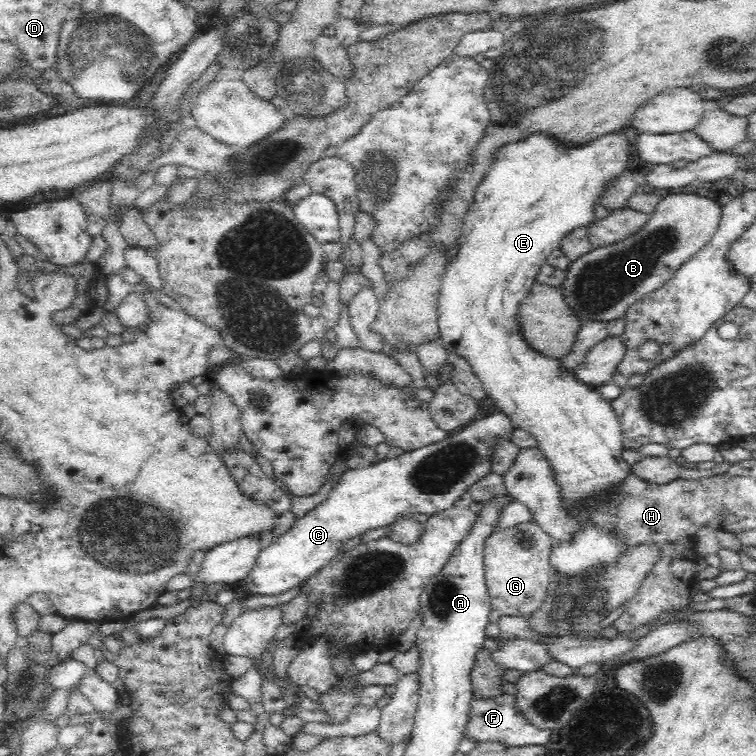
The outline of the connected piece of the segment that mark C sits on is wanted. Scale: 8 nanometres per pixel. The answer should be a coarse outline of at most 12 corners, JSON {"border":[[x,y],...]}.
{"border":[[508,416],[342,473],[262,546],[246,595],[302,584],[396,514],[450,508],[491,472]]}

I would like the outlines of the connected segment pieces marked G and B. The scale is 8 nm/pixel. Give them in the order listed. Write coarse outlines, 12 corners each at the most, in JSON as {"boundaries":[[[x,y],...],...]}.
{"boundaries":[[[534,520],[488,536],[492,609],[526,616],[552,577]],[[715,195],[663,197],[646,224],[571,261],[581,325],[625,318],[707,244]]]}

